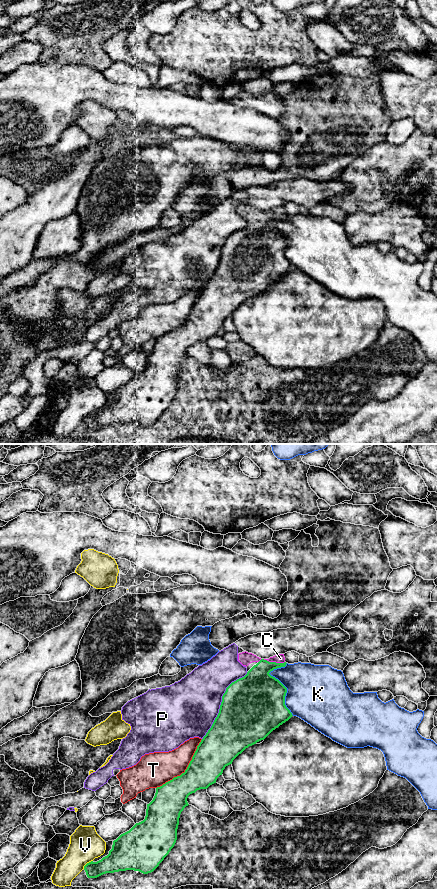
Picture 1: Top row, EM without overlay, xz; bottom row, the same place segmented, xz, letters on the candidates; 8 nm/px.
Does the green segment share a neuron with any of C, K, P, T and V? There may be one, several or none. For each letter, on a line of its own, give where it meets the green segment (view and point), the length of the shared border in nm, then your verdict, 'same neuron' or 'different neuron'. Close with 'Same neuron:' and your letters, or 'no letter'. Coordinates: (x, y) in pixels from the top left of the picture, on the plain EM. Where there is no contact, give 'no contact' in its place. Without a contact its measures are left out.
C: contact xz (274, 214); length 180 nm; same neuron
K: contact xz (282, 236); length 420 nm; different neuron
P: contact xz (221, 255); length 650 nm; different neuron
T: contact xz (186, 321); length 550 nm; different neuron
V: contact xz (87, 415); length 100 nm; different neuron
Same neuron: C

